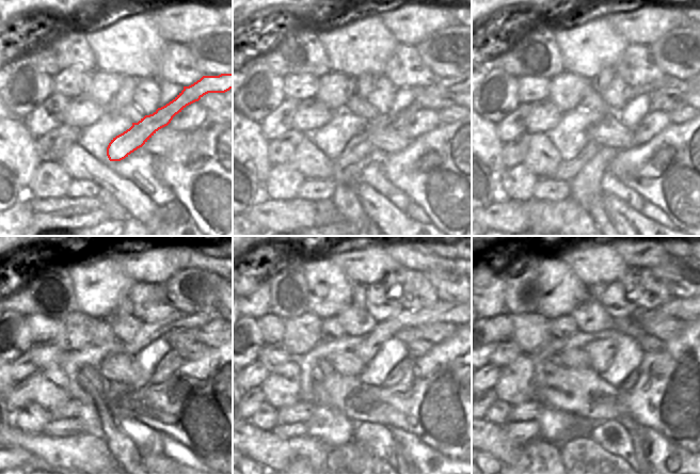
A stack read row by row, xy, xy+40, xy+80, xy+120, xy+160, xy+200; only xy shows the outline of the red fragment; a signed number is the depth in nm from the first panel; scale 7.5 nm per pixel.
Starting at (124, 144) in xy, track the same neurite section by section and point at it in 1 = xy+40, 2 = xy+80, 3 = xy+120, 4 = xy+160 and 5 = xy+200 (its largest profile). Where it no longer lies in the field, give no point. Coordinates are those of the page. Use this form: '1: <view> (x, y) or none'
1: xy+40 (360, 152)
2: xy+80 (595, 157)
3: xy+120 (70, 409)
4: xy+160 (301, 411)
5: xy+200 (529, 411)

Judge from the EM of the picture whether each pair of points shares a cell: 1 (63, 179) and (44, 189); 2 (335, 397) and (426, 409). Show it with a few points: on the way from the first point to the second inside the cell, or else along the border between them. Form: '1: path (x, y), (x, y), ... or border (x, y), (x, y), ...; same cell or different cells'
1: path (59, 180), (52, 180), (48, 185); same cell
2: path (358, 400), (367, 404), (403, 405); same cell

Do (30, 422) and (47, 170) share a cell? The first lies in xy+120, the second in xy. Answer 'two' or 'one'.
one

